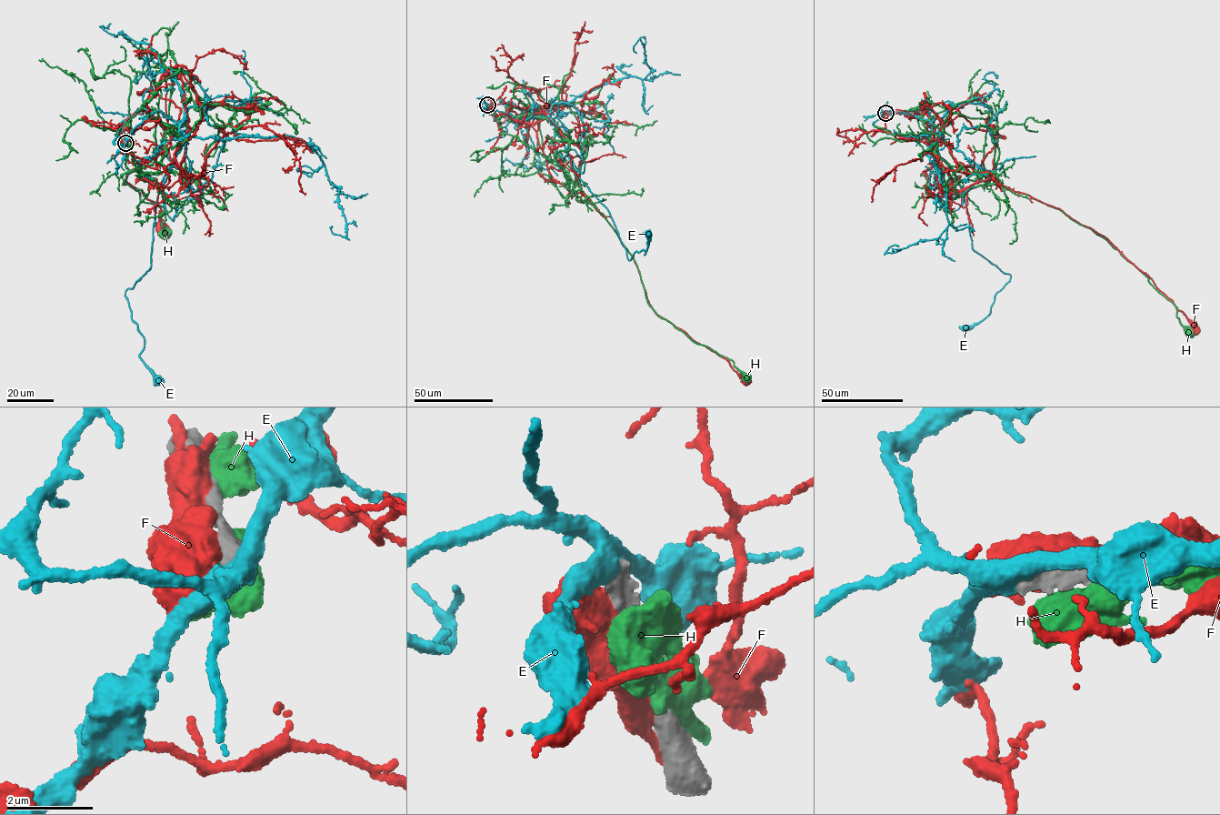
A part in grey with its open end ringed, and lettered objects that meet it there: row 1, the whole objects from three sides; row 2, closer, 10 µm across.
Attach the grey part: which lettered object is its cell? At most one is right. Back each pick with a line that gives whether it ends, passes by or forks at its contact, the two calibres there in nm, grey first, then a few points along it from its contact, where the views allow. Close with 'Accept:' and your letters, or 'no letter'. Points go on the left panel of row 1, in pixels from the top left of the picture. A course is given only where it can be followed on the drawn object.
Accept: no letter

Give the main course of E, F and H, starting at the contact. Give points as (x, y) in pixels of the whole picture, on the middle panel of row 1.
E: (487, 105), (519, 118), (551, 120), (575, 171), (608, 212), (629, 260), (636, 251), (644, 255), (648, 234)
F: (487, 105), (515, 121), (548, 118), (578, 147), (578, 186), (632, 256), (655, 313), (726, 359), (745, 381)
H: (488, 107), (494, 121), (505, 116), (508, 105), (534, 112), (543, 154), (618, 236), (657, 315), (748, 377)

